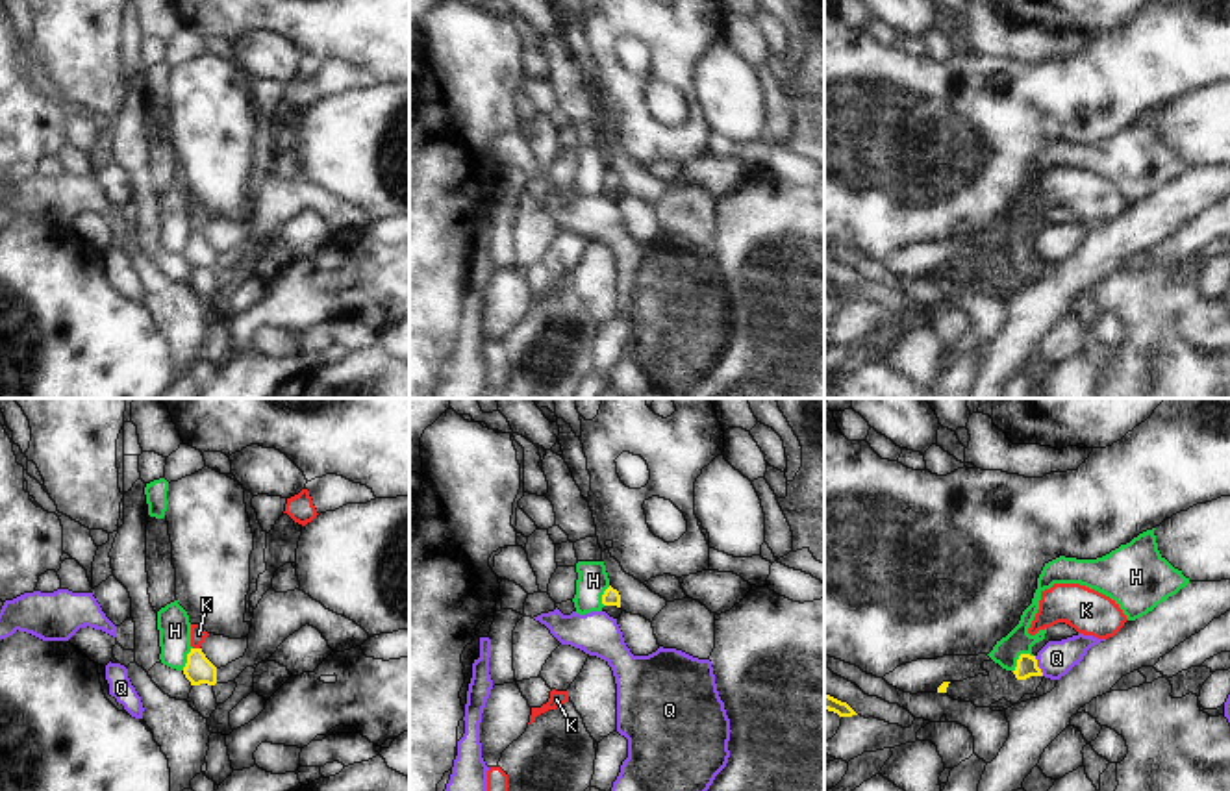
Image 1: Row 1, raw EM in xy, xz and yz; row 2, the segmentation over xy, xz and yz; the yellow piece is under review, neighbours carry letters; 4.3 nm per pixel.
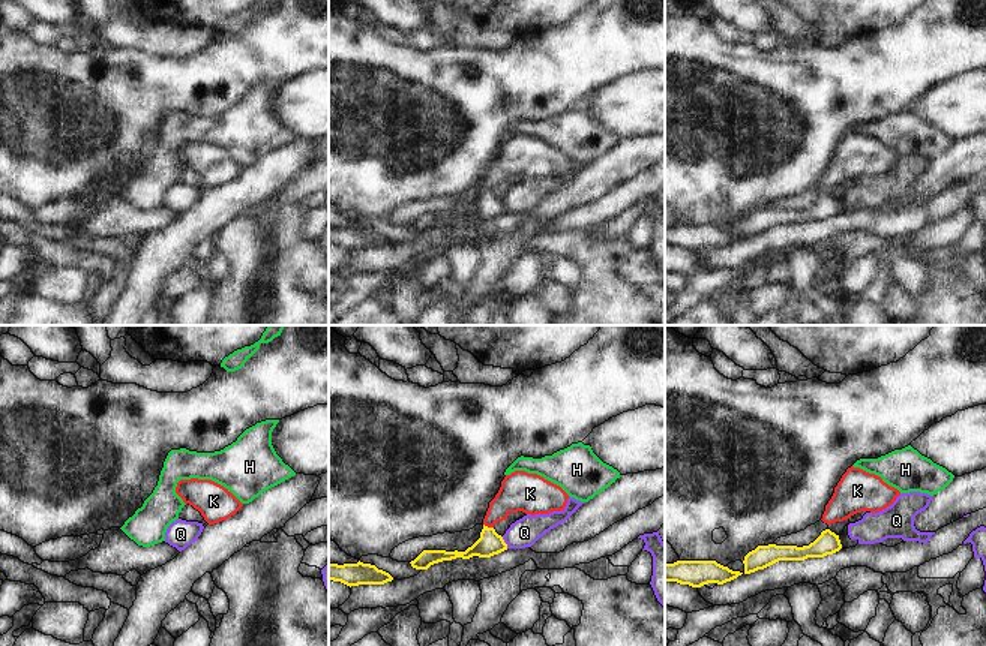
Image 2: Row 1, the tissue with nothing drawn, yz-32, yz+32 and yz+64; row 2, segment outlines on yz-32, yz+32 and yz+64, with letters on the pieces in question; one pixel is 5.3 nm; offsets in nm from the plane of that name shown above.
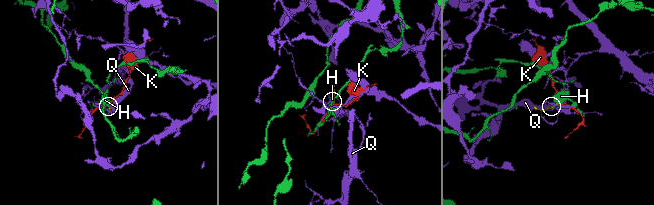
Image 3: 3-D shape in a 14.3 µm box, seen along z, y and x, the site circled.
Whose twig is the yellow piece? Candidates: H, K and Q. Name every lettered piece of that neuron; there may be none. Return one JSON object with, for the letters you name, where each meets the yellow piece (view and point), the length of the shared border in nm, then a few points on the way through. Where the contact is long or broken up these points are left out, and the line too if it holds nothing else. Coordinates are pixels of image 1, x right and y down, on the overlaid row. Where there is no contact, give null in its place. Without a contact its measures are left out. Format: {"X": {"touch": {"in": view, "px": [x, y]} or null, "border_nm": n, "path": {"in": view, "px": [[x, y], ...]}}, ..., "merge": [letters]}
{"K": {"touch": {"in": "xy", "px": [197, 649]}, "border_nm": 30, "path": {"in": "xy", "px": [[199, 669], [197, 649], [199, 634]]}}, "merge": ["K"]}

